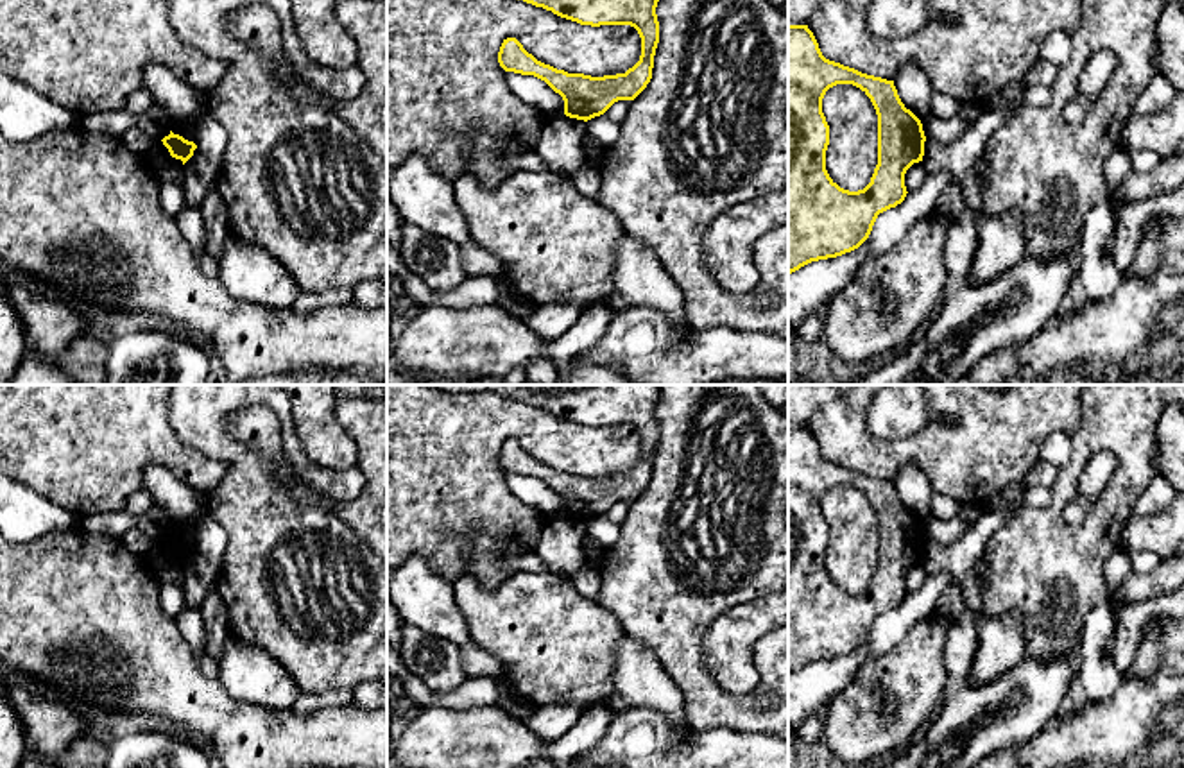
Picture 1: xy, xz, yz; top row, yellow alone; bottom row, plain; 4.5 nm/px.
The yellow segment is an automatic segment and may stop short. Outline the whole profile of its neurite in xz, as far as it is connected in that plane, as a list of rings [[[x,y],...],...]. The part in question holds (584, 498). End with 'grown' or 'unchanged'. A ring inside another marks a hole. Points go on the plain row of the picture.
[[[433,385],[450,394],[493,392],[580,426],[631,426],[641,439],[639,462],[625,474],[591,478],[537,462],[516,439],[503,440],[498,464],[505,473],[534,476],[564,501],[564,516],[591,521],[618,501],[634,501],[650,483],[659,444],[659,385]]]; unchanged

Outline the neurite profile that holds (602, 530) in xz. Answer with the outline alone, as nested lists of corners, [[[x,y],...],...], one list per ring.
[[[605,516],[595,517],[586,523],[586,533],[595,541],[602,551],[611,548],[622,535],[622,525],[607,519]]]

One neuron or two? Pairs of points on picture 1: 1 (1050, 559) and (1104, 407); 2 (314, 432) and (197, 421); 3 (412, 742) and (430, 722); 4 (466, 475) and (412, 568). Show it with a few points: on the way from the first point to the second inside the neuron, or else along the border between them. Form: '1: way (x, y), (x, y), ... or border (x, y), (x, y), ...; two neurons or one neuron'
1: way (1050, 521), (1066, 489), (1066, 480), (1086, 444); one neuron
2: border (289, 403), (296, 435); two neurons
3: way (418, 736), (427, 727); one neuron
4: border (405, 557), (421, 555), (434, 570), (452, 580); two neurons

